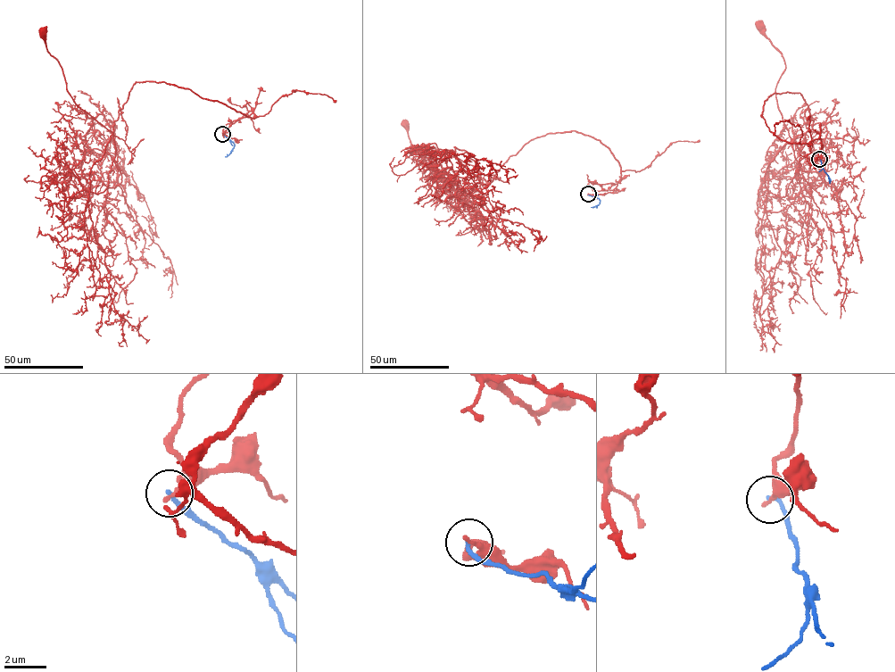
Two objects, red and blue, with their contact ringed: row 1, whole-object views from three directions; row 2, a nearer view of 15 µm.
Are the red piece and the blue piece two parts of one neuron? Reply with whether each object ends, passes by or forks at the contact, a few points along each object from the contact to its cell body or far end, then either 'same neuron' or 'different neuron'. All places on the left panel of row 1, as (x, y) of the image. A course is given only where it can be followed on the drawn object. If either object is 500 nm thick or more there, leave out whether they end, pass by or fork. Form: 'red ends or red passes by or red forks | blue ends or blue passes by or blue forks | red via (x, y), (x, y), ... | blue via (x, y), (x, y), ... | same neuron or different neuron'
red ends | blue ends | red via (222, 134), (249, 111), (255, 115), (152, 81), (136, 81), (107, 129), (67, 91), (43, 30) | blue via (222, 134), (234, 145), (225, 156) | different neuron

